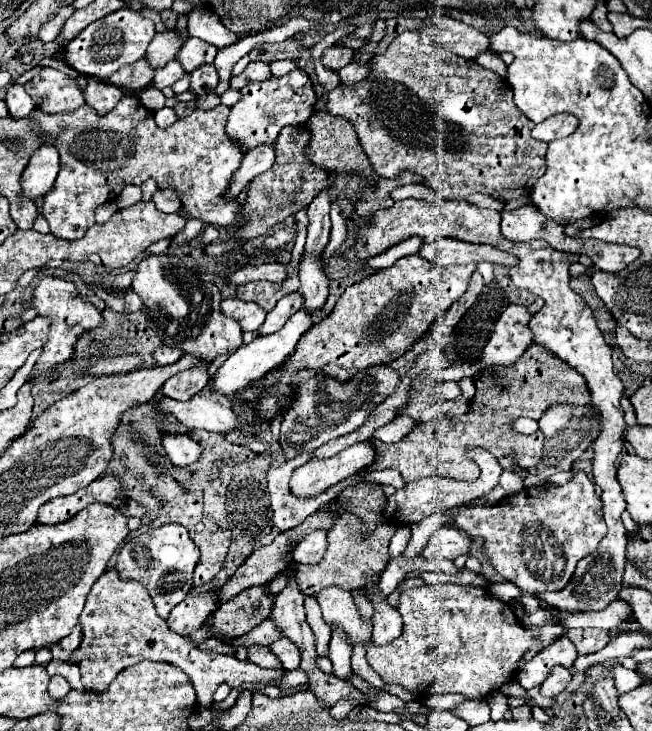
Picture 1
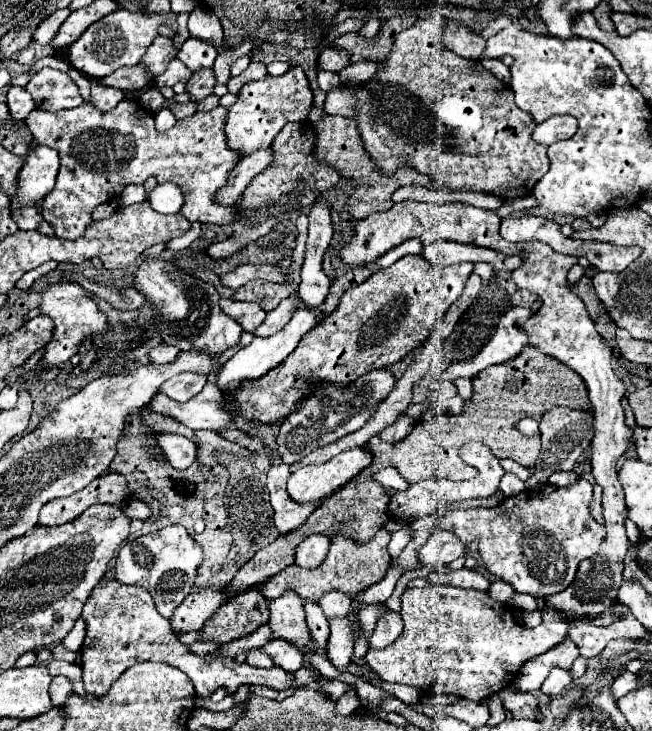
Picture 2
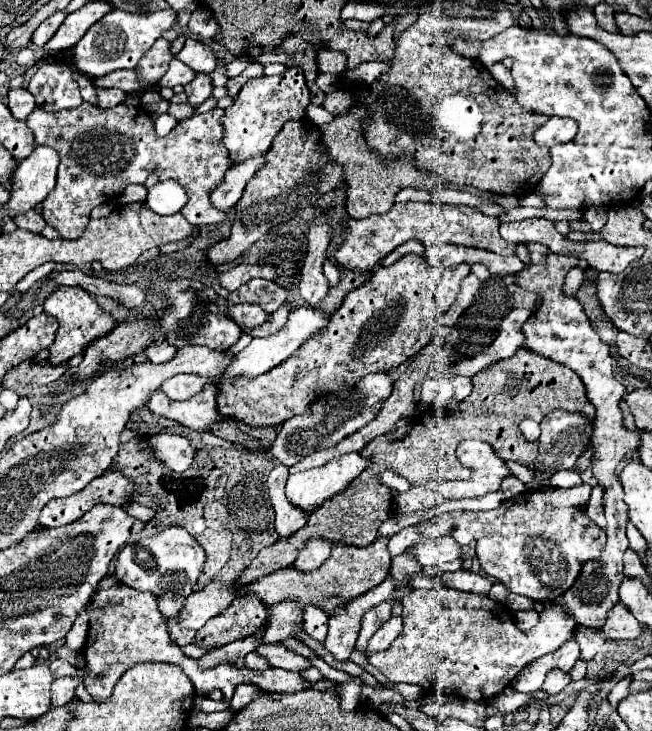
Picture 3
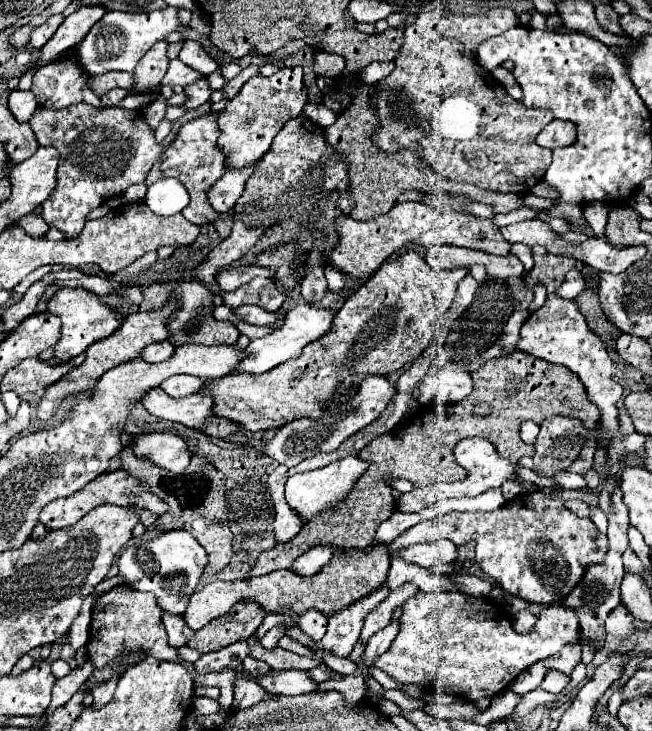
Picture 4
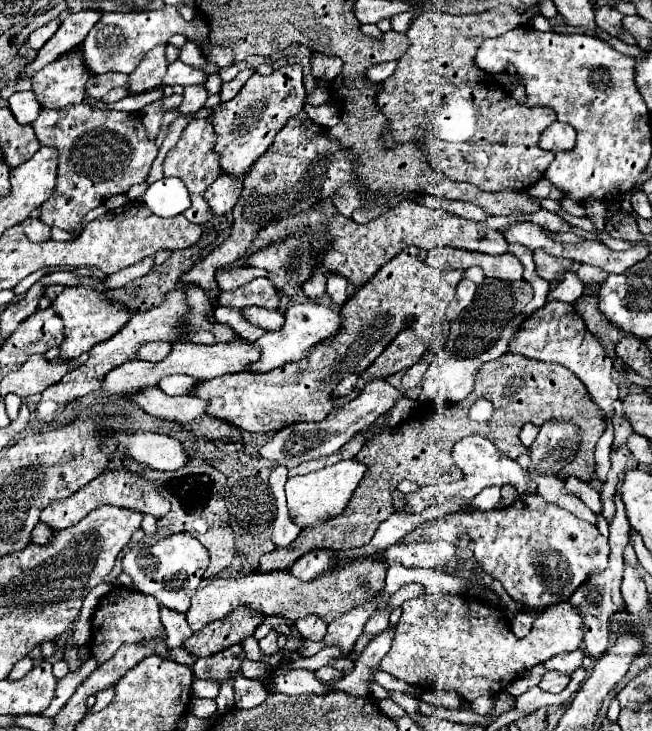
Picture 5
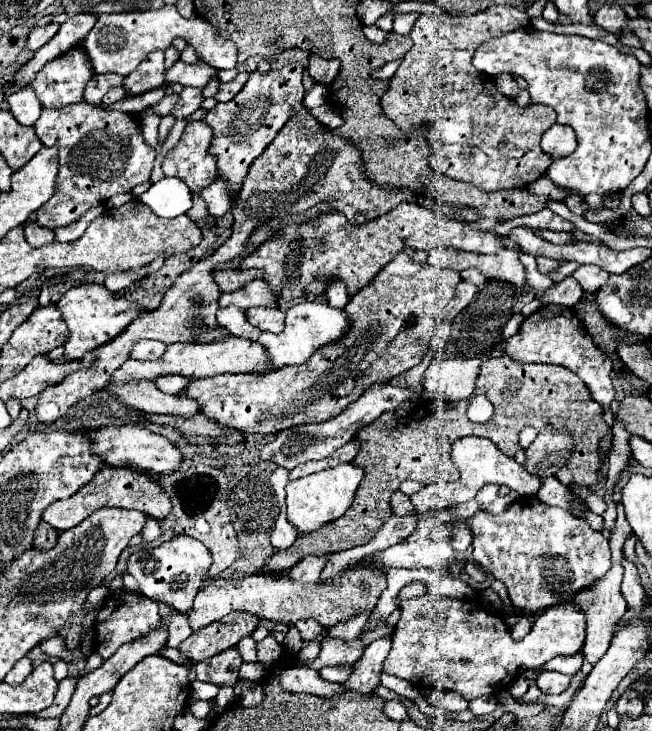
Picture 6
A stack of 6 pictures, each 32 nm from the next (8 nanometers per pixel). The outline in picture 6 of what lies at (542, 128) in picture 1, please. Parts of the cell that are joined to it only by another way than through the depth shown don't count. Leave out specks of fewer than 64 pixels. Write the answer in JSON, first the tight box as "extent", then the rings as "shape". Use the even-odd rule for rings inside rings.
{"extent":[540,124,576,160],"shape":[[[552,124],[540,142],[542,150],[546,154],[550,154],[554,160],[566,154],[572,154],[576,148],[576,134],[570,126],[562,126],[562,124]]]}

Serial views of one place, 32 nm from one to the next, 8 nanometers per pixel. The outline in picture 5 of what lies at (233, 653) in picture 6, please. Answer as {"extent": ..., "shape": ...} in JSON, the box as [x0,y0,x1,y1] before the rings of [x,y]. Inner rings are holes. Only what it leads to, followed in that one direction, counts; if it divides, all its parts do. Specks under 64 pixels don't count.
{"extent":[192,644,246,678],"shape":[[[234,644],[234,646],[228,646],[220,652],[212,654],[212,656],[198,658],[192,668],[194,668],[194,674],[198,678],[204,678],[204,676],[236,676],[240,662],[242,662],[236,658],[244,658],[244,656],[246,656],[244,646]]]}

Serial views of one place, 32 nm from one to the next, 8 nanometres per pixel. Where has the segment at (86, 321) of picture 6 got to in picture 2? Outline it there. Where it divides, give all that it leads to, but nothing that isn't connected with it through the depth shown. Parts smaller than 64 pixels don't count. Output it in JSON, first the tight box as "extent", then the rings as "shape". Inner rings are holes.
{"extent":[38,282,106,370],"shape":[[[42,282],[42,288],[38,290],[40,294],[40,314],[52,316],[54,320],[54,330],[52,330],[52,340],[46,344],[44,354],[40,358],[40,370],[42,368],[52,368],[52,366],[60,366],[64,362],[68,362],[76,350],[78,344],[90,336],[96,330],[104,330],[106,328],[106,316],[98,310],[98,306],[84,294],[84,290],[74,284],[74,282]]]}

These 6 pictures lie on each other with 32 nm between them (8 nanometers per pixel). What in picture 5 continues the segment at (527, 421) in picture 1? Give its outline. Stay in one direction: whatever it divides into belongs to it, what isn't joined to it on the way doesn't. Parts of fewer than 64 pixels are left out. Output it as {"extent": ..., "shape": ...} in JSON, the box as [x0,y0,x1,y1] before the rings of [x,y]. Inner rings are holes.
{"extent":[520,423,539,447],"shape":[[[531,423],[524,424],[524,426],[522,426],[522,432],[520,432],[522,444],[526,444],[526,447],[530,447],[539,433],[539,430],[539,427]]]}

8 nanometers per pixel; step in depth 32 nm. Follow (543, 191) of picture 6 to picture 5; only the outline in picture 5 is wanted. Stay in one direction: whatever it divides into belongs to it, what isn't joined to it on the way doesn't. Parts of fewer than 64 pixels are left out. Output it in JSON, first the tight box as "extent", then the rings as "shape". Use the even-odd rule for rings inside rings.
{"extent":[528,178,560,200],"shape":[[[544,178],[538,180],[530,190],[528,190],[530,196],[536,196],[536,198],[552,198],[552,200],[560,200],[560,192],[556,192],[556,188],[552,188],[552,184],[548,184]]]}

